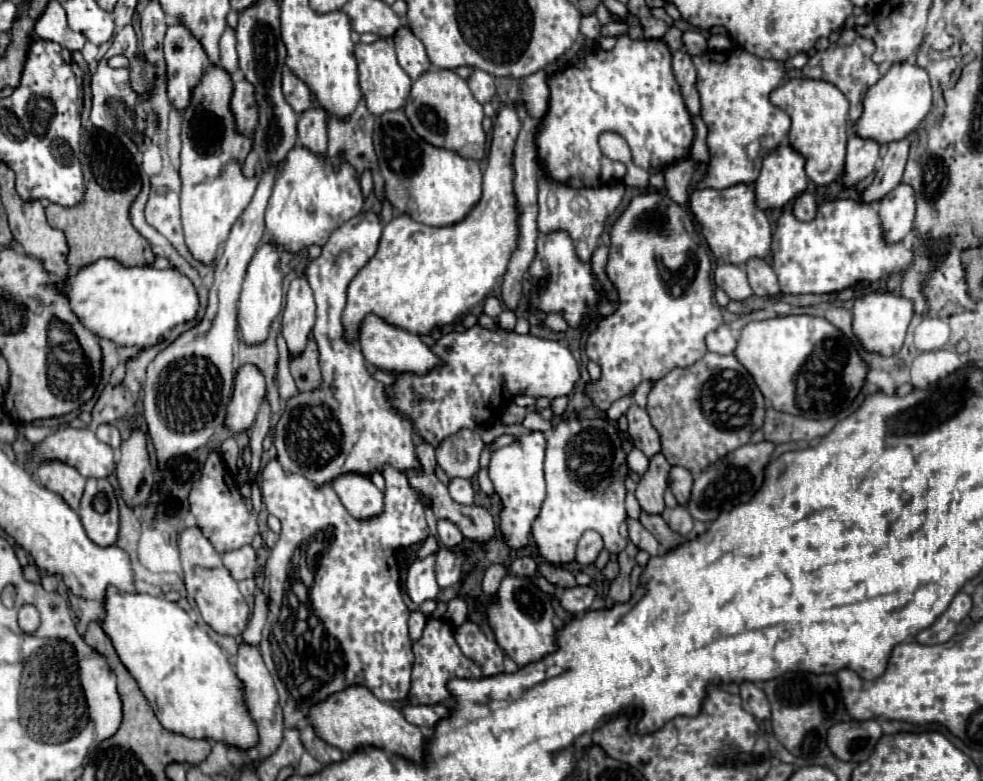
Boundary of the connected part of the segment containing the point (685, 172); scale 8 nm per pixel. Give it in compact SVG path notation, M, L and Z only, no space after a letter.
M690 158L678 160L664 170L666 192L682 208L686 206L689 199L688 186L690 186L690 180L692 180L692 172L694 172L694 160L690 160Z

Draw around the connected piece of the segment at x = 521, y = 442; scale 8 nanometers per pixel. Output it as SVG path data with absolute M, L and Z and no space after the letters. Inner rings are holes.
M534 430L526 436L516 438L512 444L496 450L490 460L490 480L502 498L502 514L500 514L500 528L504 534L504 540L512 548L522 548L528 544L530 528L534 518L540 512L540 506L544 502L544 450L546 450L546 438L544 432Z

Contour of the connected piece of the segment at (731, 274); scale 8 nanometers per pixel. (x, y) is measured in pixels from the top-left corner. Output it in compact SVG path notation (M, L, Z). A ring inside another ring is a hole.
M720 264L714 270L714 274L716 274L716 278L714 278L716 286L722 288L730 300L742 302L752 296L752 288L746 280L746 268L734 266L734 264Z

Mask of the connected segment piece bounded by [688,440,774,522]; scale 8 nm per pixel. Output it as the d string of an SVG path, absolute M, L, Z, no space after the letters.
M766 440L758 444L750 442L726 454L722 460L714 462L710 468L706 468L706 472L700 472L692 488L692 498L688 502L688 512L692 514L692 518L702 522L712 522L718 518L720 512L750 500L752 494L758 492L758 488L762 486L764 470L766 470L766 464L770 462L772 452L774 452L772 442L766 442Z

